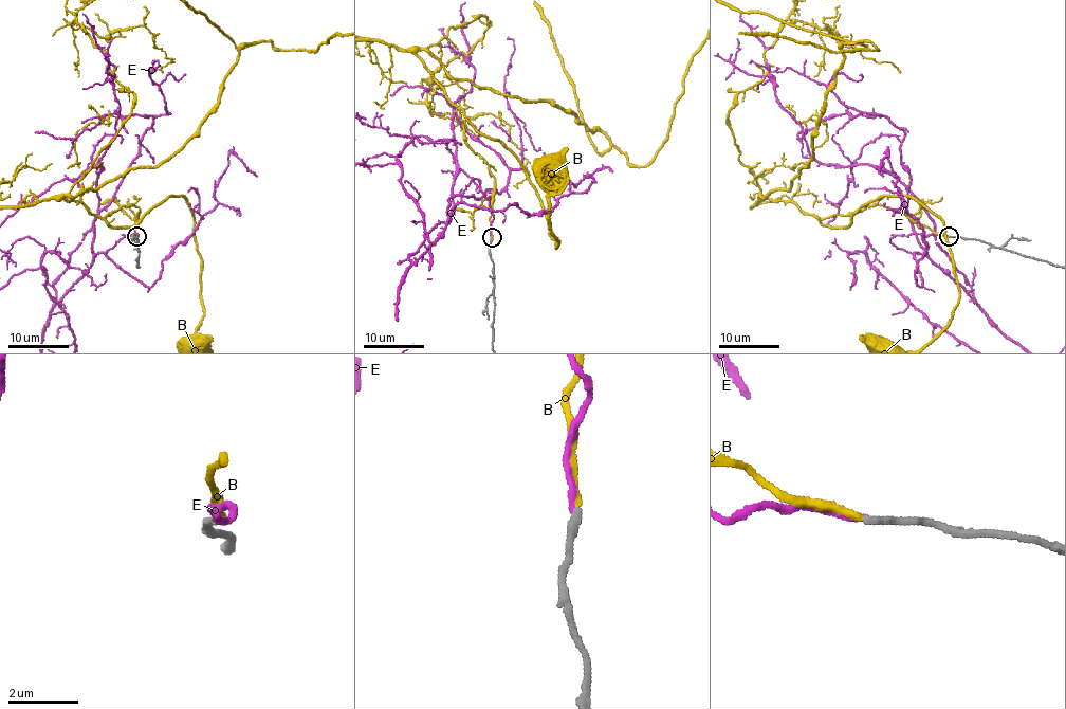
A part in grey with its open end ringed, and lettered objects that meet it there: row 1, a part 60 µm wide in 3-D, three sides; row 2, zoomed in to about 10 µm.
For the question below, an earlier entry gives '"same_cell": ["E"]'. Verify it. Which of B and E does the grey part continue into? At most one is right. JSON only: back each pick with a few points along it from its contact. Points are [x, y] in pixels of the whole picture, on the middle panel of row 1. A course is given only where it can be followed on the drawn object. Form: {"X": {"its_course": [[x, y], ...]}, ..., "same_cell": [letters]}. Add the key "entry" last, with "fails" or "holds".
{"B": {"its_course": [[491, 237], [493, 175], [466, 142], [462, 109], [469, 121], [517, 159], [556, 248], [549, 169]]}, "same_cell": ["B"], "entry": "fails"}

